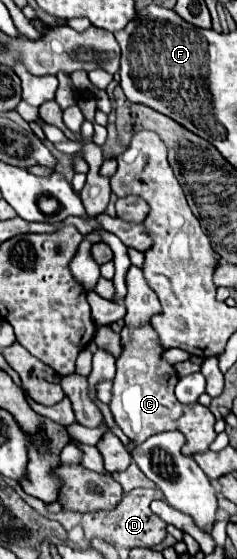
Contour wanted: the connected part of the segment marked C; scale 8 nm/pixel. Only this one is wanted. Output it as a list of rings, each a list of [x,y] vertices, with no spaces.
[[[129,266],[127,276],[127,296],[125,306],[127,314],[124,317],[124,326],[121,330],[123,340],[123,354],[117,358],[117,374],[113,380],[113,400],[109,404],[117,426],[127,434],[130,444],[126,446],[131,453],[135,446],[143,444],[149,436],[179,430],[185,434],[185,454],[197,454],[209,450],[211,442],[217,438],[215,432],[215,416],[209,408],[201,404],[181,404],[175,398],[175,384],[177,384],[177,372],[171,364],[161,360],[163,346],[157,340],[157,334],[151,326],[151,316],[155,312],[161,312],[161,304],[157,294],[149,288],[147,280],[143,278],[141,268]]]

